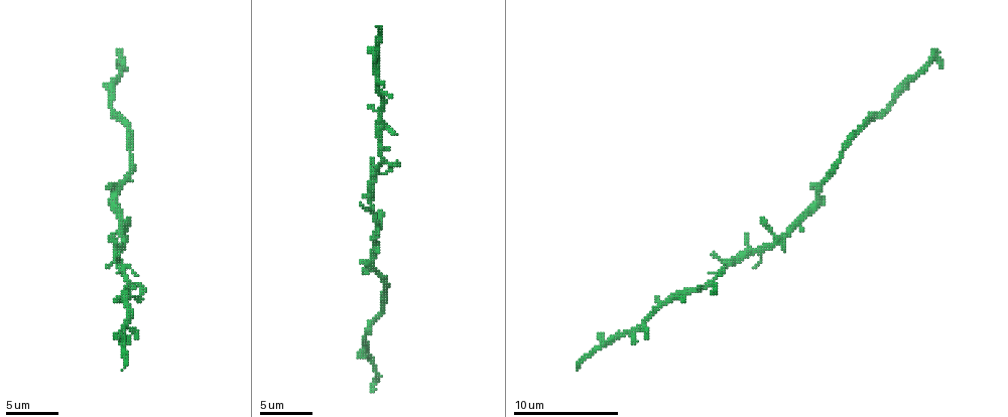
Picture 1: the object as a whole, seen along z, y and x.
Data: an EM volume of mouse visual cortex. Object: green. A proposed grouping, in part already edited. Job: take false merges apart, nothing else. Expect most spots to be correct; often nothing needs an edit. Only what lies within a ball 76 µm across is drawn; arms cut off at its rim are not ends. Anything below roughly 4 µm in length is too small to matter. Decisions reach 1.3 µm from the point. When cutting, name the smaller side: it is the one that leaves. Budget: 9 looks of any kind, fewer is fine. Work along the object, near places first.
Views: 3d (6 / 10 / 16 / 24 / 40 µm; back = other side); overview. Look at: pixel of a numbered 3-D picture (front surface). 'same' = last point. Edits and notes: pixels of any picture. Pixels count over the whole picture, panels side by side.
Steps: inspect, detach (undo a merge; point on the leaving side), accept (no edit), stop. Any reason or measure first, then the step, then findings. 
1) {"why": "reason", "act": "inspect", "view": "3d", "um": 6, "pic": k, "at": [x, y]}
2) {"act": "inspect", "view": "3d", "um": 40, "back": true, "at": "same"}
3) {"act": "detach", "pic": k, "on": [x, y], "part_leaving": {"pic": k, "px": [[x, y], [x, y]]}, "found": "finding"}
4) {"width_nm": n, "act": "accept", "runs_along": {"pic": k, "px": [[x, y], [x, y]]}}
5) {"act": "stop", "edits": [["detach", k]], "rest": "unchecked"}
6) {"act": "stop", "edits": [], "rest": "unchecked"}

{"why": "branch point", "act": "inspect", "view": "3d", "um": 10, "pic": 1, "at": [122, 236]}

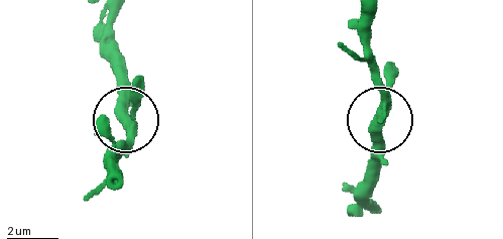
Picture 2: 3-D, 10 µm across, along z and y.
{"arms": 3, "act": "accept", "found": "all the same neuron"}

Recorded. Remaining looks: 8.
{"why": "calibre changes", "act": "inspect", "view": "3d", "um": 6, "pic": 1, "at": [383, 304]}

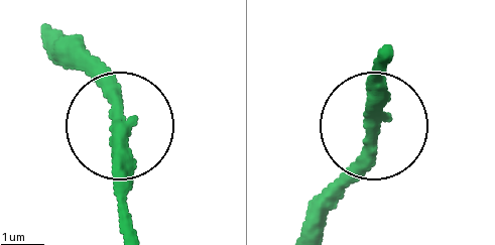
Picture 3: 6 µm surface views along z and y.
{"act": "inspect", "view": "3d", "um": 6, "back": true, "pic": 3, "at": [374, 122]}

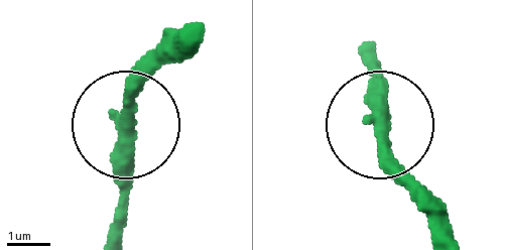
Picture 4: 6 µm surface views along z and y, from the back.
{"act": "accept", "found": "one neuron here"}

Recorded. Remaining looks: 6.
{"why": "narrows sharply", "act": "inspect", "view": "3d", "um": 16, "pic": 1, "at": [367, 338]}

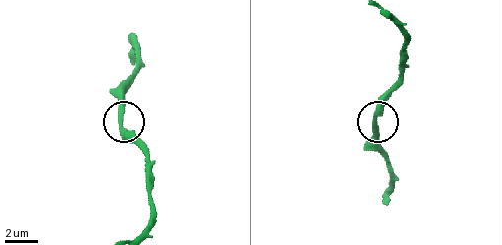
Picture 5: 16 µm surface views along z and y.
{"act": "accept", "found": "continuous, no second neuron"}

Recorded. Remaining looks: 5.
{"act": "inspect", "view": "3d", "um": 6, "pic": 1, "at": [120, 270]}

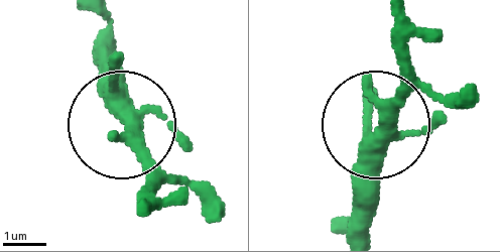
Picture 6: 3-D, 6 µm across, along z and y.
{"act": "accept", "runs_along": {"pic": 6, "px": [[362, 233], [362, 157], [405, 52]]}, "found": "one neuron here"}

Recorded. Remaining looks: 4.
{"act": "stop", "edits": [], "rest": "unchecked"}

